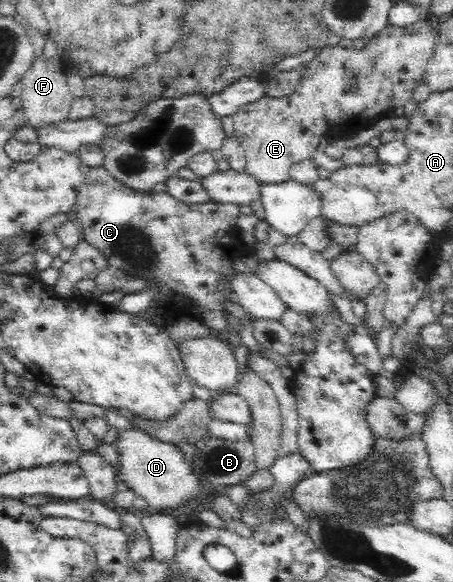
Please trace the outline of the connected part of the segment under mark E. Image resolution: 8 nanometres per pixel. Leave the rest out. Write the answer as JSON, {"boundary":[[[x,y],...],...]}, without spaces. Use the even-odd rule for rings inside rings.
{"boundary":[[[425,18],[419,19],[407,27],[395,27],[387,24],[383,29],[381,29],[381,31],[378,31],[373,37],[370,37],[367,40],[366,47],[361,49],[361,51],[357,51],[357,49],[354,48],[343,49],[338,45],[329,45],[325,47],[313,60],[307,63],[307,67],[303,69],[303,79],[301,79],[299,87],[297,87],[291,95],[274,98],[266,93],[263,97],[261,97],[261,99],[244,105],[236,114],[232,115],[233,121],[235,122],[234,137],[237,138],[237,141],[240,141],[246,157],[246,167],[244,172],[261,184],[285,183],[285,181],[290,179],[290,175],[288,174],[289,166],[309,159],[320,145],[321,136],[330,137],[334,135],[345,135],[352,131],[359,133],[361,130],[367,129],[367,127],[372,125],[374,120],[383,116],[399,113],[402,107],[412,100],[413,90],[423,80],[427,62],[433,56],[436,39],[437,35],[433,32],[432,21]]]}

